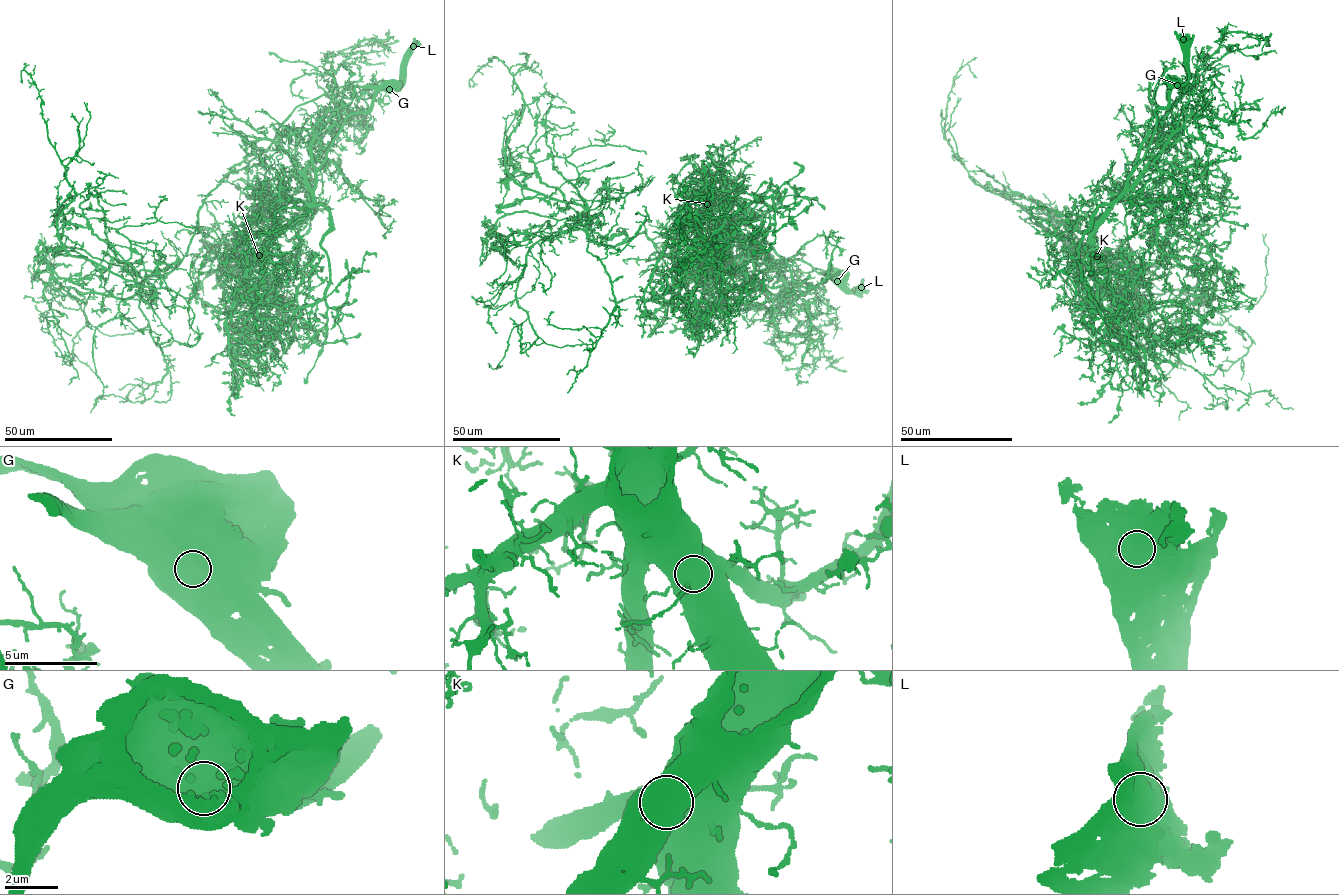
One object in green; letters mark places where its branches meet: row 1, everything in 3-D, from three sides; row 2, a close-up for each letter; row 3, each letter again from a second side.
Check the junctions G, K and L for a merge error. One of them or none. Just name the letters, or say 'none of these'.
G

